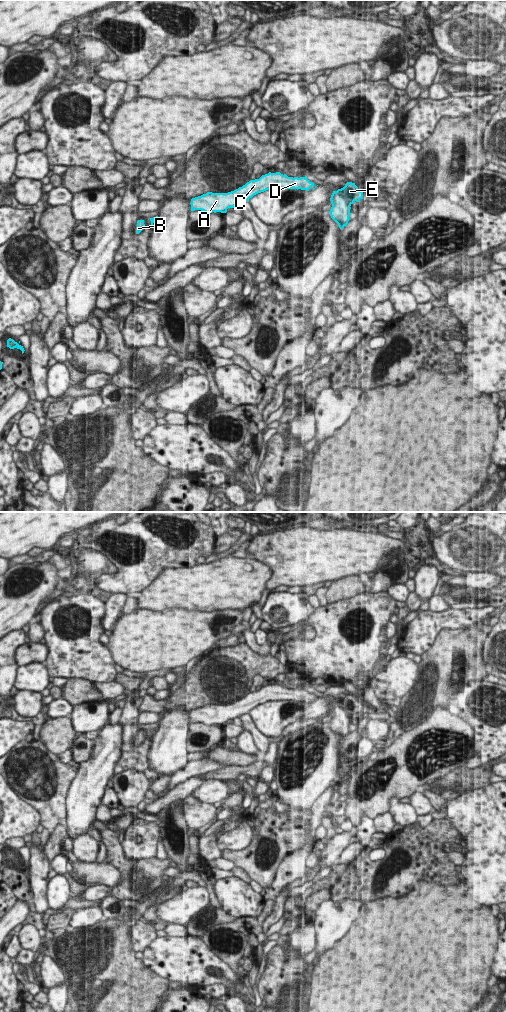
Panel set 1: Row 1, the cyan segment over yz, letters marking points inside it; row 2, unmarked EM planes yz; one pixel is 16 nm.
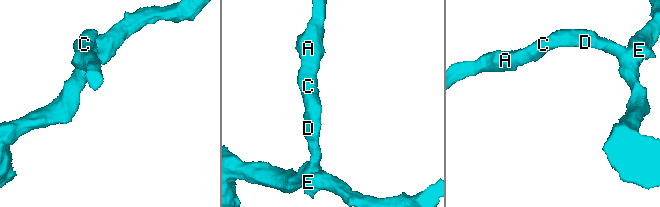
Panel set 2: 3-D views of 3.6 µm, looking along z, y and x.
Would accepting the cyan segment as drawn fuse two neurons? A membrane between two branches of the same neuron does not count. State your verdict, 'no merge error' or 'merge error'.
merge error

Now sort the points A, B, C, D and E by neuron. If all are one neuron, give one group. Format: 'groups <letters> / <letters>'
groups A B C D / E

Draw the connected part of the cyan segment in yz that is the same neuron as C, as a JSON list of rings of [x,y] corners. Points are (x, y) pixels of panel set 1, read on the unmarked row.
[[[280,684],[262,687],[259,691],[250,692],[242,699],[228,705],[207,704],[191,711],[191,723],[201,722],[206,725],[226,725],[228,720],[234,720],[241,714],[249,714],[254,707],[269,701],[301,701],[309,703],[314,695],[307,689],[288,689]]]

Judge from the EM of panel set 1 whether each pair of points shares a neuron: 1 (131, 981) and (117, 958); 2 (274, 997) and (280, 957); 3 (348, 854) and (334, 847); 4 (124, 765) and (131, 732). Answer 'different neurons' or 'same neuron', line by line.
1: same neuron
2: same neuron
3: different neurons
4: same neuron

